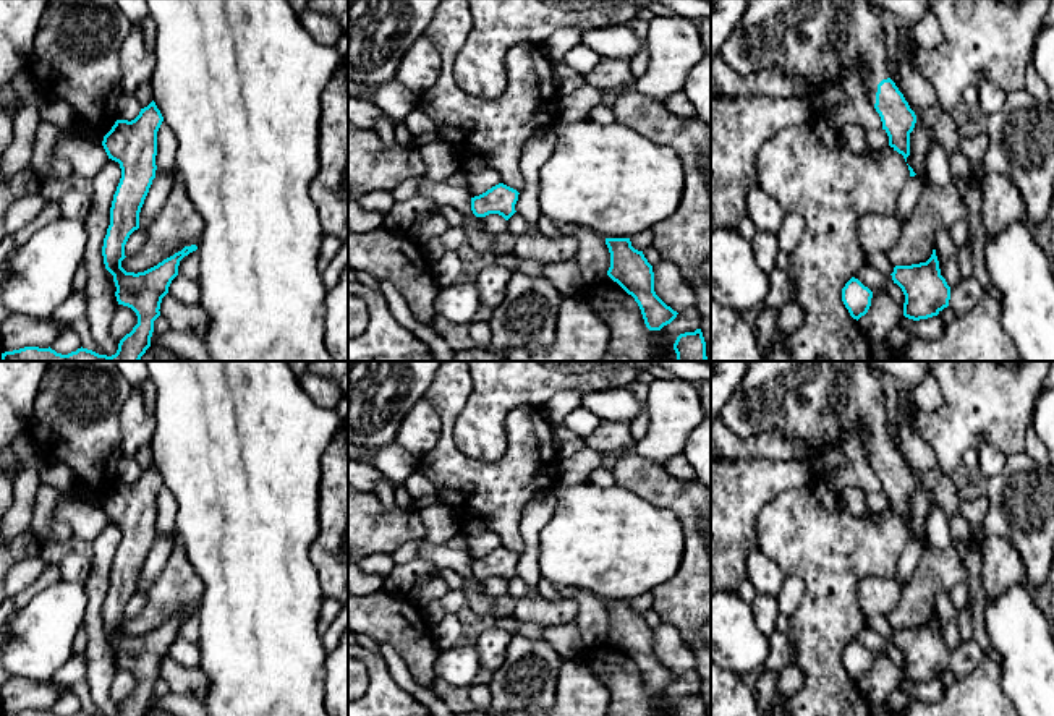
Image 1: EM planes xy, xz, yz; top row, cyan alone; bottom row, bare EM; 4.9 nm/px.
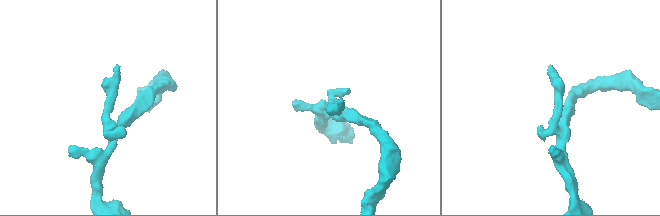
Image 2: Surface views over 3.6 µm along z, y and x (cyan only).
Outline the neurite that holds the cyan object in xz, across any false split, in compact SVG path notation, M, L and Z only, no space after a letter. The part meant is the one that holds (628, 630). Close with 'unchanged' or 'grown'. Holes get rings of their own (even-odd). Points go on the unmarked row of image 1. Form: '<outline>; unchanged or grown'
M606 601L610 616L607 638L617 645L638 666L649 693L661 693L677 680L654 654L652 629L643 614L631 609L630 601Z; unchanged

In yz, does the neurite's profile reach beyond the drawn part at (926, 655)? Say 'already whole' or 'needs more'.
already whole

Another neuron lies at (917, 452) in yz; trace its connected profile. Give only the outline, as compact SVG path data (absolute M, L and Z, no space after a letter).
M910 416L902 420L897 439L899 445L895 449L903 457L912 473L929 471L936 468L936 452L924 437L913 431Z

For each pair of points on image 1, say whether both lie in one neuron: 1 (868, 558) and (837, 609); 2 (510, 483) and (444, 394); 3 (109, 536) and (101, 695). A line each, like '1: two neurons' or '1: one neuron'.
1: one neuron
2: one neuron
3: one neuron

